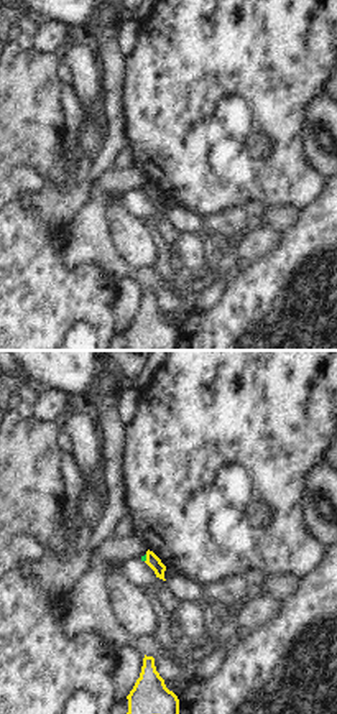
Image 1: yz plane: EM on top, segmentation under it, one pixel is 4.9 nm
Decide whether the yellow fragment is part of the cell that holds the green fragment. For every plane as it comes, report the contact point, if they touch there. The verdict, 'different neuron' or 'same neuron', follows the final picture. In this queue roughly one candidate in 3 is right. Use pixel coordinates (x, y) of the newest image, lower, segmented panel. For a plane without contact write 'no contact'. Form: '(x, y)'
(145, 558)

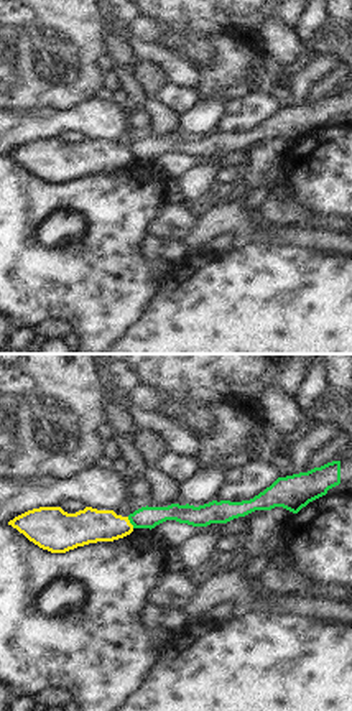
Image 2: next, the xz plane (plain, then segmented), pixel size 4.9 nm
(130, 522)

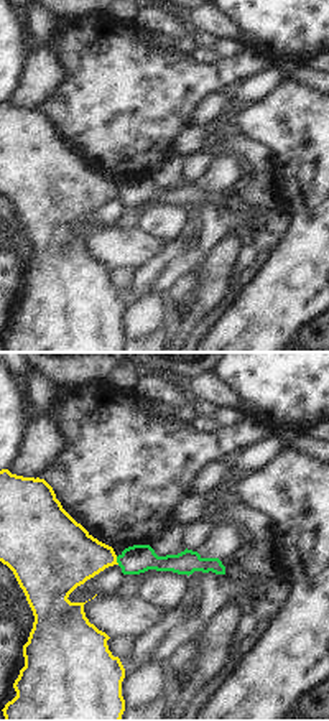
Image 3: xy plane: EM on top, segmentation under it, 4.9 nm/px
(117, 560)

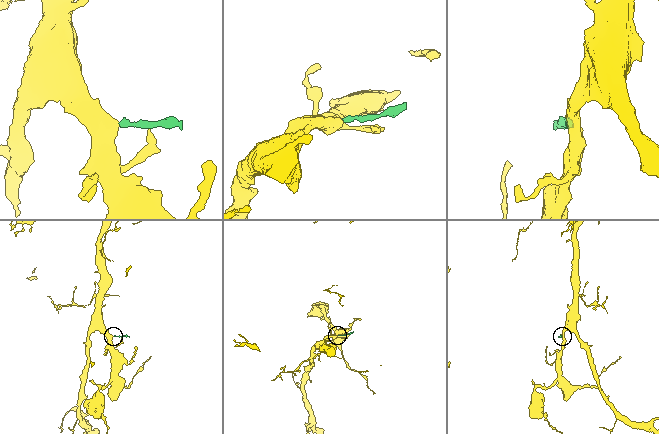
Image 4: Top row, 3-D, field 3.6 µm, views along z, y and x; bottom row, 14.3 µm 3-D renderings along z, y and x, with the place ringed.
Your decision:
different neuron

